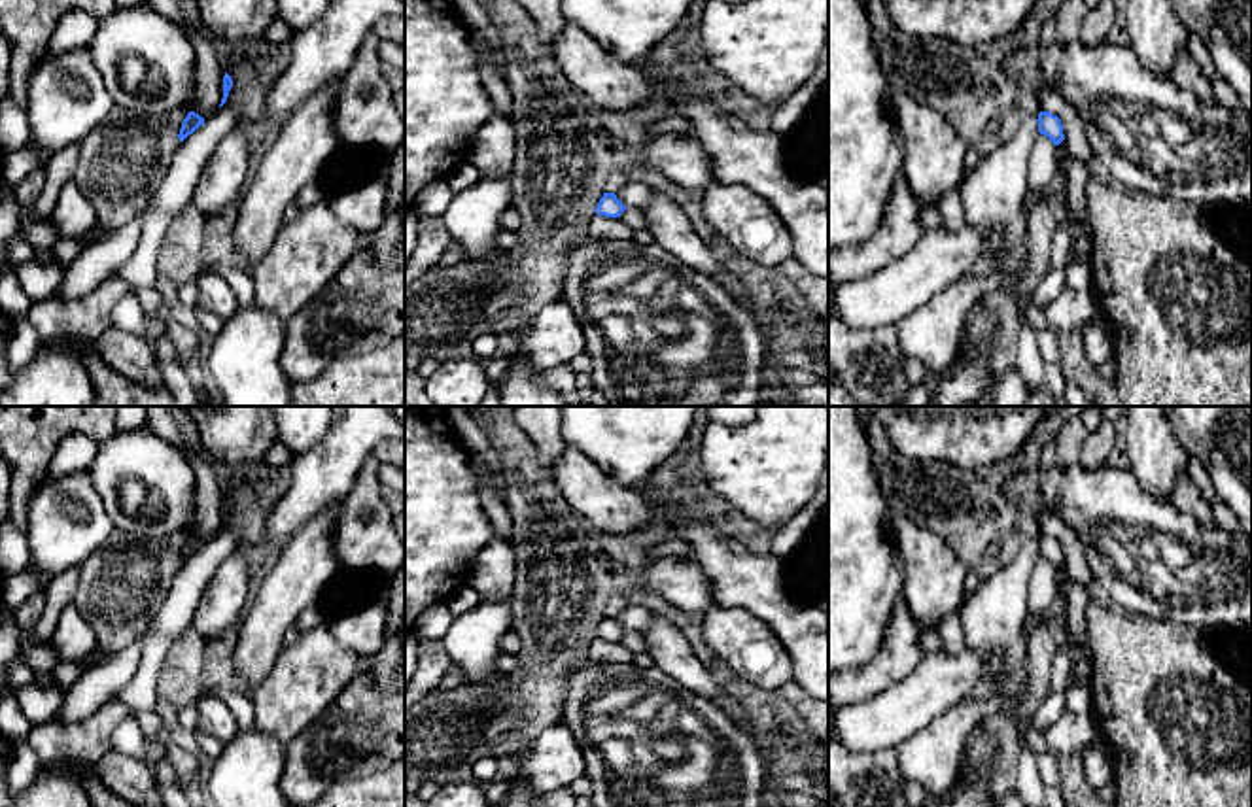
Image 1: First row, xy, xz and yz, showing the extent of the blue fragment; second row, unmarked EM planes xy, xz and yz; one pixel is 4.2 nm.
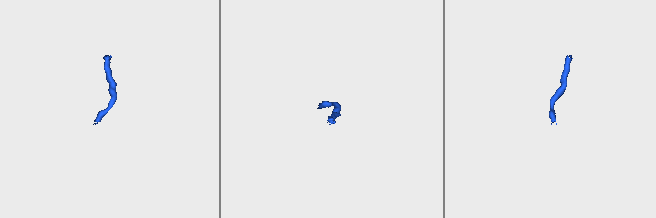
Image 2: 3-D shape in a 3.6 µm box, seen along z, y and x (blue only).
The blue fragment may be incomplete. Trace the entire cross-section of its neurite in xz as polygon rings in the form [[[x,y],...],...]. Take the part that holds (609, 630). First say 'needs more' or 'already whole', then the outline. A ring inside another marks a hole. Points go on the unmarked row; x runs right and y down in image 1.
already whole; [[[603,616],[603,620],[598,626],[596,637],[605,641],[620,641],[620,637],[626,633],[626,629],[617,622],[615,616]]]

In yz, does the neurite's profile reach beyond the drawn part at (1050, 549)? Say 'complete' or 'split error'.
complete

